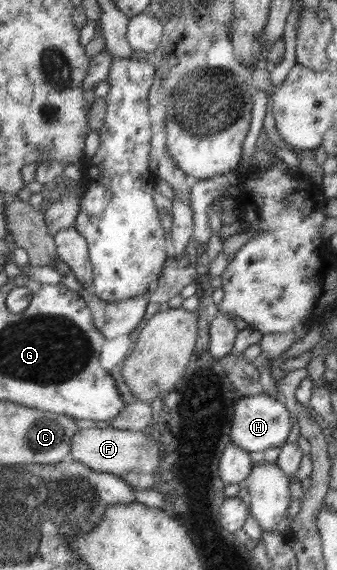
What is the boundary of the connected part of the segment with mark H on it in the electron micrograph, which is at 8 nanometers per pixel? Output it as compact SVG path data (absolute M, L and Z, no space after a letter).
M264 393L254 397L243 397L235 405L235 417L231 427L231 443L249 453L281 447L287 443L291 421L286 405Z

